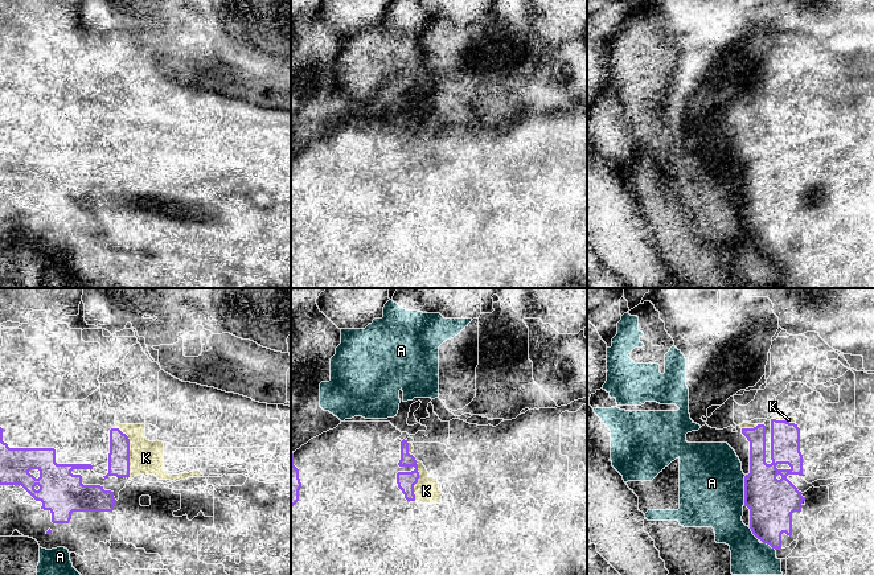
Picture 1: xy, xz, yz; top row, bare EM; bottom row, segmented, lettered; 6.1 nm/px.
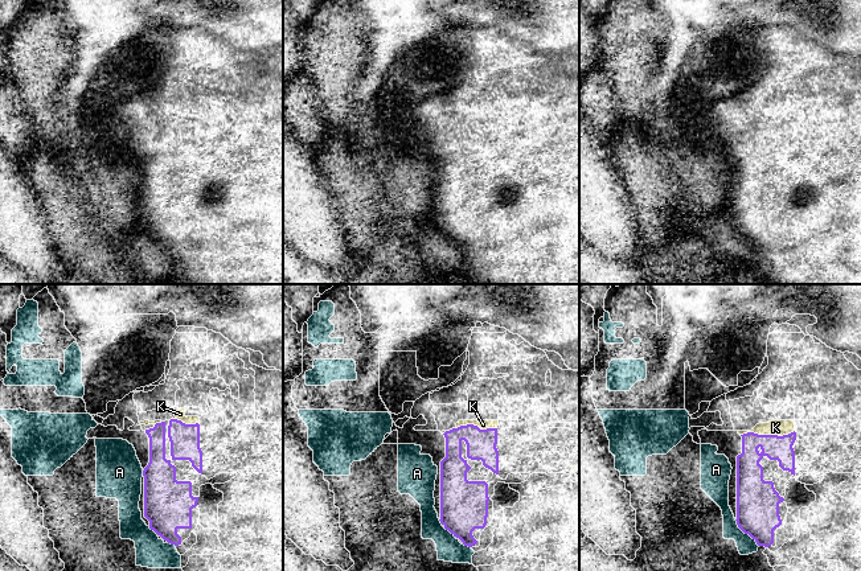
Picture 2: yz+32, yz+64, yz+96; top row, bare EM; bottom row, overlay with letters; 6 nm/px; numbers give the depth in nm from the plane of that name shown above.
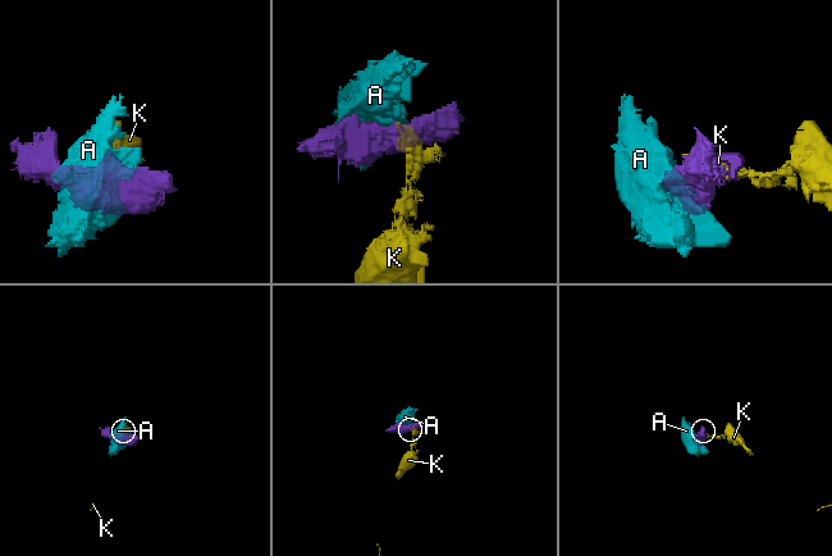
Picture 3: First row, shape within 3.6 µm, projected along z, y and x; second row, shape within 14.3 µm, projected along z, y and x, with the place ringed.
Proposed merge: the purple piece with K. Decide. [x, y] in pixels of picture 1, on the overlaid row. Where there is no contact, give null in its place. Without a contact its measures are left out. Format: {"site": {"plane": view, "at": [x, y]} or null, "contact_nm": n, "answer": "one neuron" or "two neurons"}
{"site": {"plane": "xy", "at": [128, 452]}, "contact_nm": 320, "answer": "two neurons"}

